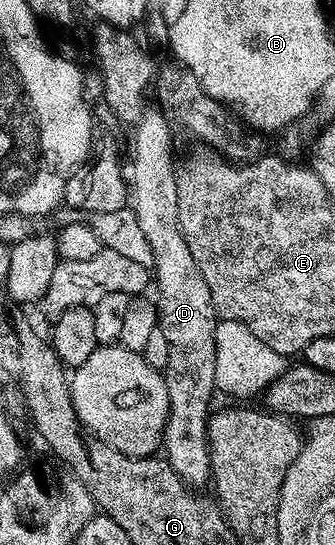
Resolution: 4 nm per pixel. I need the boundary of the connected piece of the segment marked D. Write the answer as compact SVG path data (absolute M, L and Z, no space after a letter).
M144 113L135 130L135 151L129 162L129 206L134 210L142 235L149 240L153 254L153 290L159 293L157 309L159 330L169 342L169 364L165 371L171 411L163 429L162 453L168 466L177 472L185 485L203 488L212 481L211 449L207 447L207 405L217 394L217 346L215 324L217 315L209 284L197 268L197 260L189 253L189 244L181 236L177 208L176 165L171 164L171 130L162 113Z

